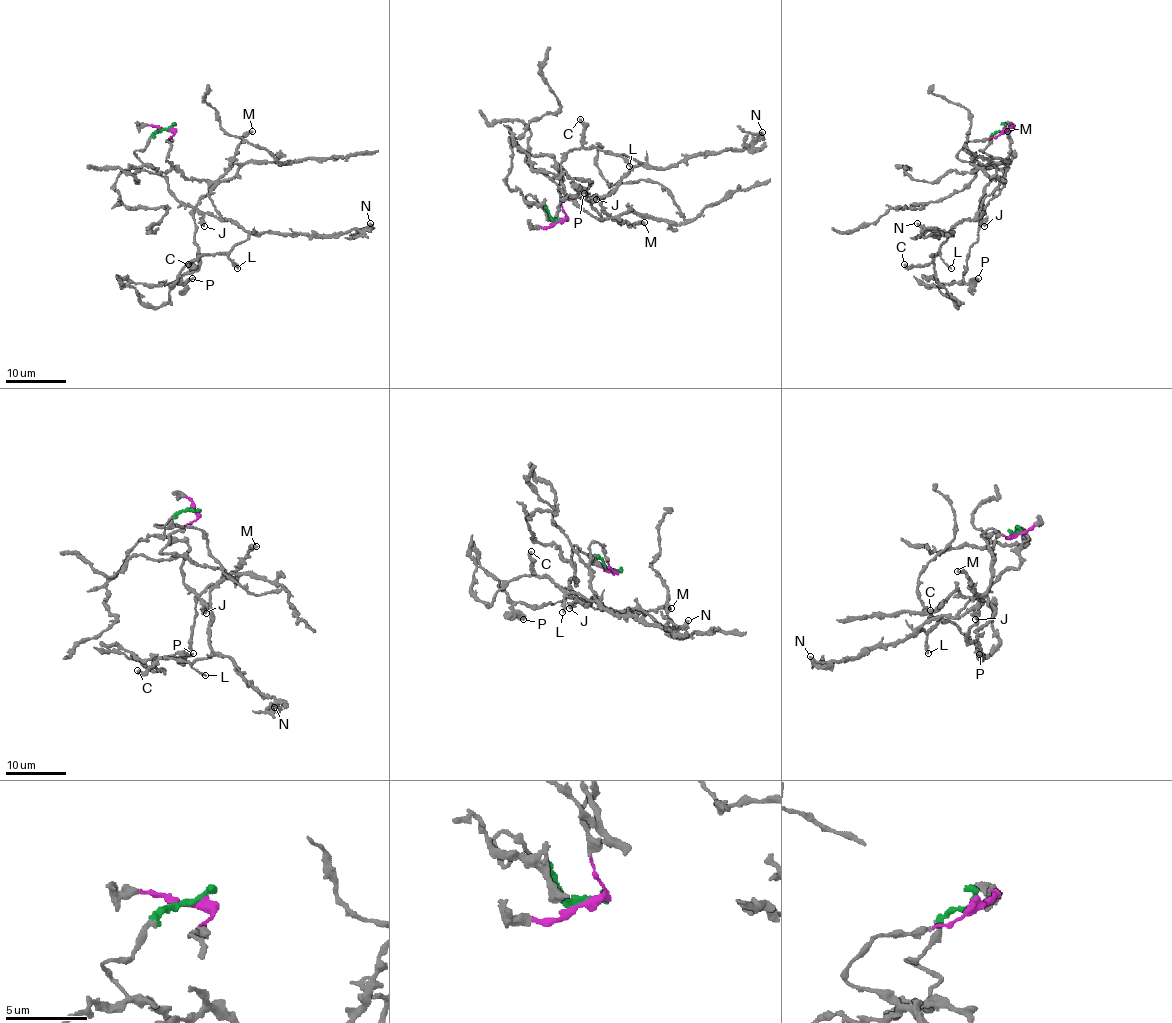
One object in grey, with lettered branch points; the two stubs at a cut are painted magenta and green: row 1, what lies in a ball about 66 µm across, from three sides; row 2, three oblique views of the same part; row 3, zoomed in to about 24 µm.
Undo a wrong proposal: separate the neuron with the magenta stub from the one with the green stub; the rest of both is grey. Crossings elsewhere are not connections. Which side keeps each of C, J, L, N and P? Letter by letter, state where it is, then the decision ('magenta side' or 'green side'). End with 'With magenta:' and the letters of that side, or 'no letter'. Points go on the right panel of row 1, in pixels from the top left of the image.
C: place (904, 264); green side
J: place (984, 226); green side
L: place (951, 268); green side
N: place (917, 223); green side
P: place (978, 278); magenta side
With magenta: P

